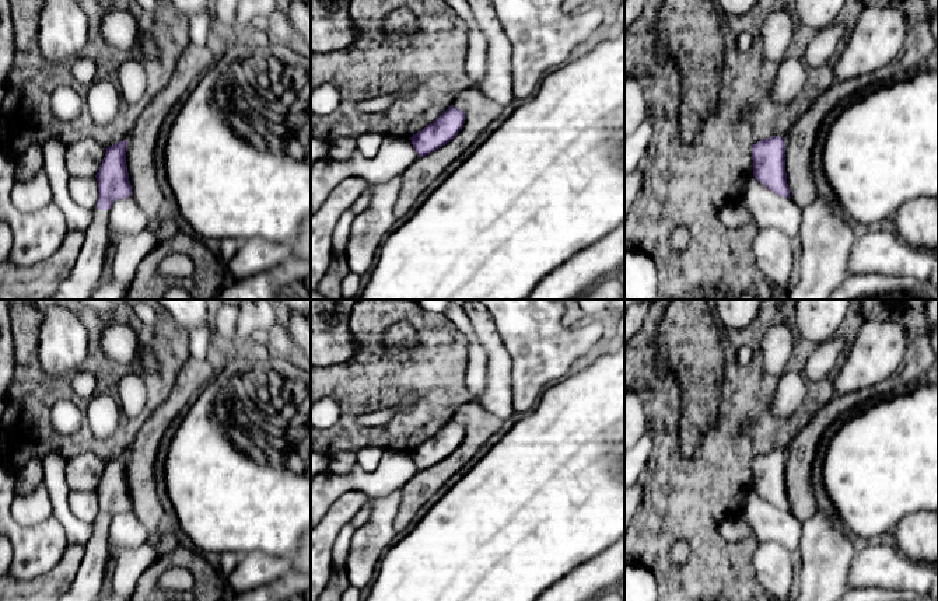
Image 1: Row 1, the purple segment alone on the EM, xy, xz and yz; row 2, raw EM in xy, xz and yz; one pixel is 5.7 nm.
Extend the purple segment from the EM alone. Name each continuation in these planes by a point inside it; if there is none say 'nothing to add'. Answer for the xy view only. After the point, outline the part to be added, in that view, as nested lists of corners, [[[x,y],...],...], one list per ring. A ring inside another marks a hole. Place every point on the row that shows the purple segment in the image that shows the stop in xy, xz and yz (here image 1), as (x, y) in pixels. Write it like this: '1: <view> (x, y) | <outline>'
1: xy (90, 266) | [[[94,209],[94,219],[84,231],[84,245],[69,277],[45,300],[91,300],[105,273],[109,210]]]

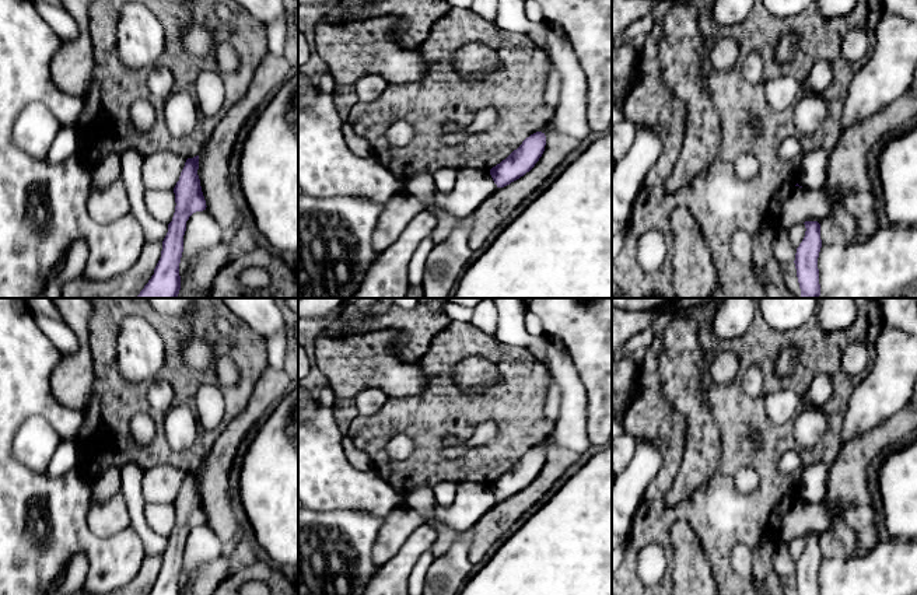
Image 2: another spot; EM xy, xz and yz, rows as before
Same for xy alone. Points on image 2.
nothing to add

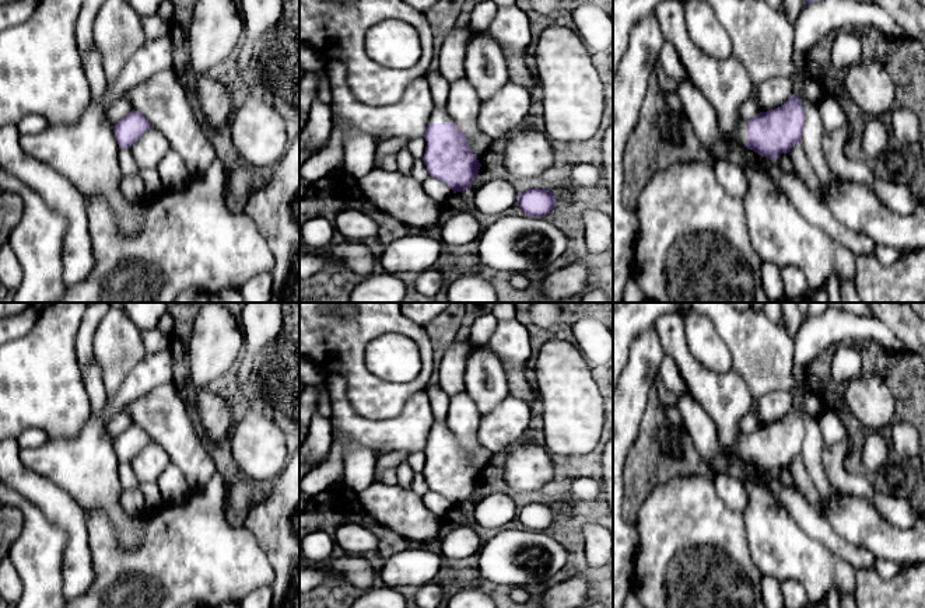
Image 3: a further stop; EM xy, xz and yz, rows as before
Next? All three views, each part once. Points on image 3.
1: xz (440, 115) | [[[446,106],[434,108],[430,116],[428,123],[455,123],[452,116],[449,115]]]

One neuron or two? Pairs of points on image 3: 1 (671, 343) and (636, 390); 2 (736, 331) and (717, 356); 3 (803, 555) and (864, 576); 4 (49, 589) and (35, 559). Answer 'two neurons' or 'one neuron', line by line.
1: two neurons
2: two neurons
3: two neurons
4: one neuron

